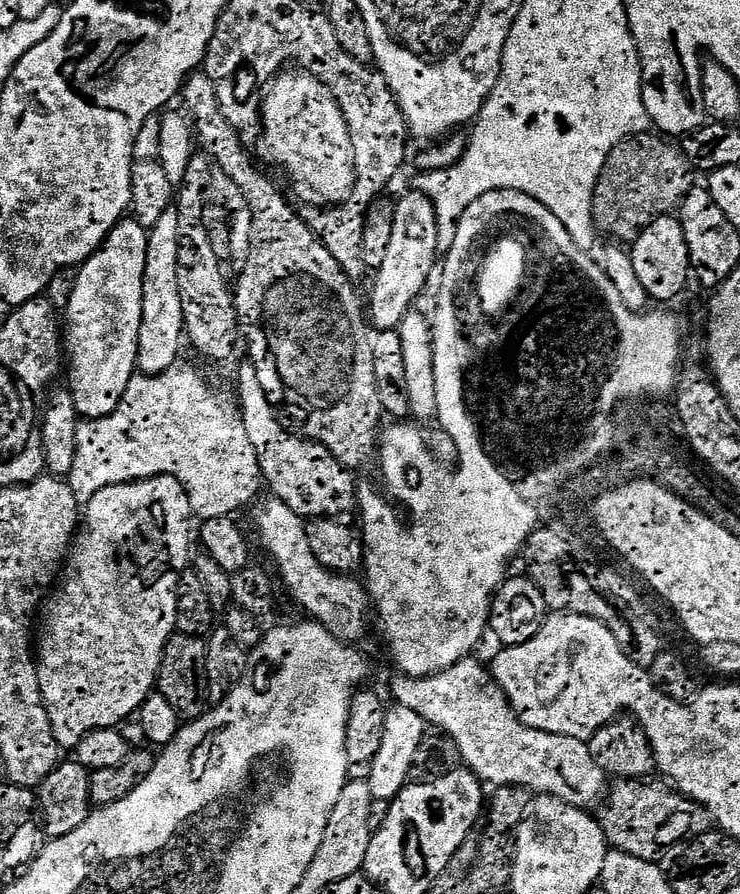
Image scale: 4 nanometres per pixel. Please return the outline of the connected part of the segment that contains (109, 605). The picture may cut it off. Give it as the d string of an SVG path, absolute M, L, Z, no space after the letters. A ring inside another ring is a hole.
M155 476L149 480L137 480L134 484L106 486L98 490L98 494L94 494L92 500L87 501L82 512L82 527L68 553L62 569L62 579L55 591L47 597L38 620L38 655L36 656L38 682L50 718L50 726L54 730L54 738L60 743L61 749L74 750L84 741L88 733L97 732L99 728L116 728L127 716L135 717L145 700L157 687L160 667L164 661L164 648L178 628L176 615L182 591L180 575L188 568L188 551L192 548L192 540L194 544L192 520L194 521L194 513L188 492L184 484L178 482L174 476Z

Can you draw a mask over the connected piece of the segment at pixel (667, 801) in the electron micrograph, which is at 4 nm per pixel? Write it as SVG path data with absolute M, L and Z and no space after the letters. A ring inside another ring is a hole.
M620 778L615 783L606 796L608 805L598 812L600 829L615 851L642 858L651 864L663 865L664 860L672 860L677 850L697 838L698 806L693 800L673 790L667 783L646 784L650 782L640 778Z

